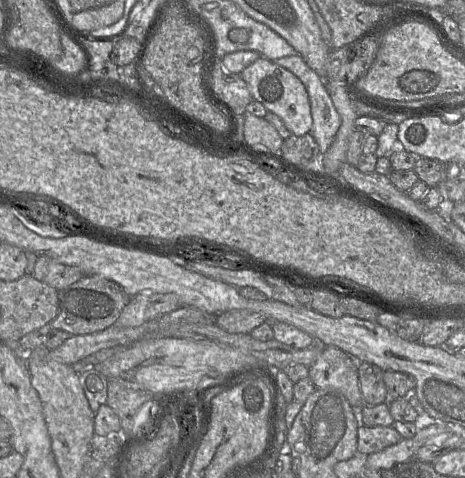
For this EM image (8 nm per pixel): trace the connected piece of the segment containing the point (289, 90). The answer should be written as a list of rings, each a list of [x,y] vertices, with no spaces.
[[[265,57],[246,67],[240,76],[248,85],[253,99],[262,103],[268,112],[279,116],[292,135],[310,133],[313,122],[310,101],[305,86],[297,76]]]

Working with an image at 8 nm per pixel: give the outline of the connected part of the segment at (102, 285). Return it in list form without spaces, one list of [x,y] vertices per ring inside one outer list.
[[[84,276],[81,280],[58,291],[58,314],[51,321],[53,329],[75,335],[100,332],[112,326],[131,297],[115,282],[98,276]]]

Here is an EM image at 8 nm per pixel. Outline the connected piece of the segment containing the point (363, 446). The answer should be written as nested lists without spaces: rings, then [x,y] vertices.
[[[360,424],[357,431],[357,451],[370,455],[397,444],[402,436],[393,426],[366,426]]]

